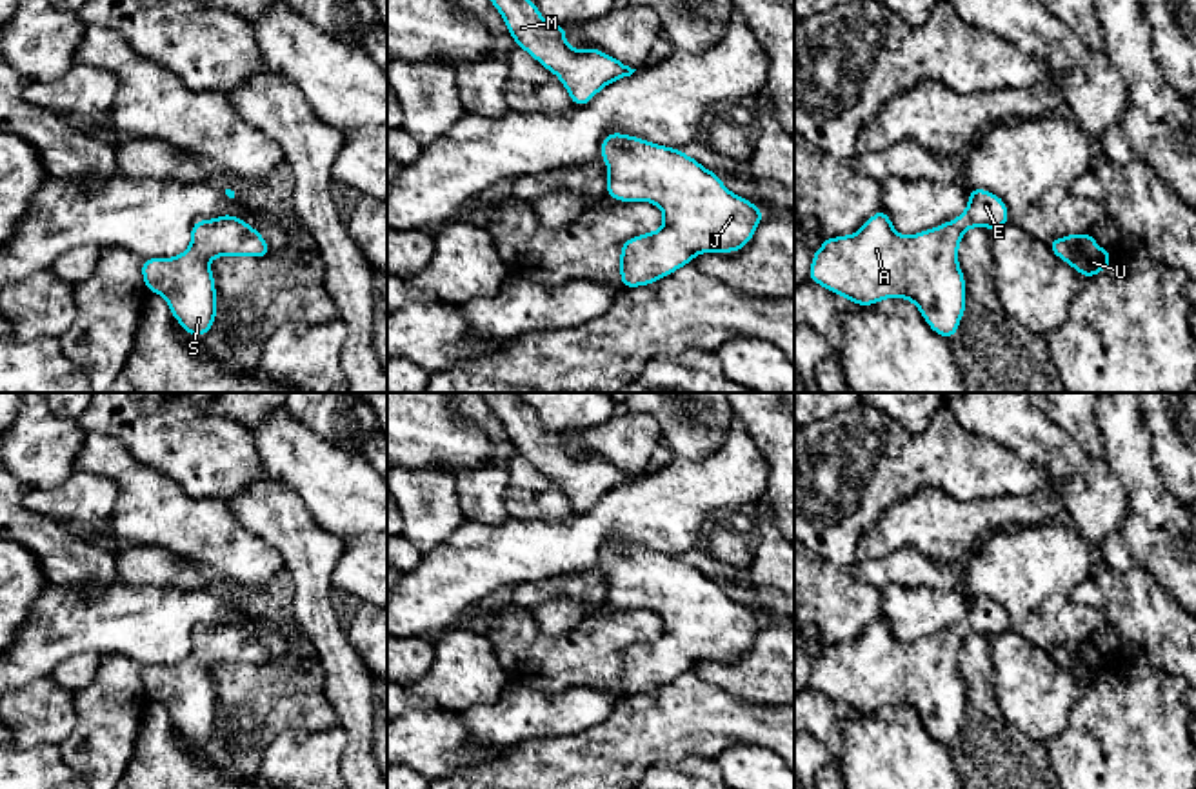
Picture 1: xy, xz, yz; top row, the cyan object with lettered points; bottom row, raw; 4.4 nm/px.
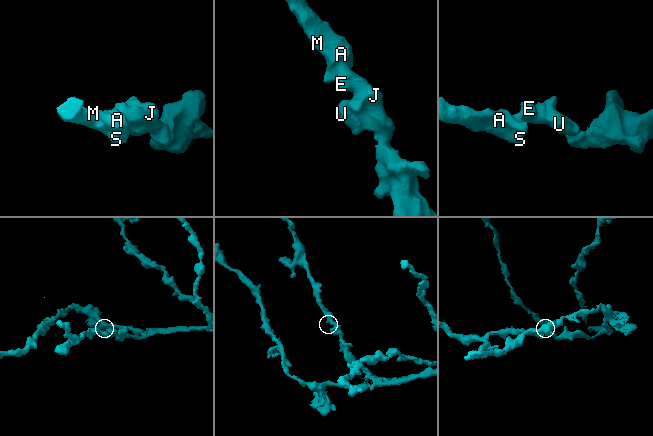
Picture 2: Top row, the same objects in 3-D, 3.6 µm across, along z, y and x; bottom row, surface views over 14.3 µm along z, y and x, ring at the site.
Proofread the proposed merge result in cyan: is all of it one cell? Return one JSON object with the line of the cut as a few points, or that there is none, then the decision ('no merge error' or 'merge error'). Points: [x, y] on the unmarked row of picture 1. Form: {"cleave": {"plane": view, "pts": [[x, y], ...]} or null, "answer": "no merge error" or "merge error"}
{"cleave": null, "answer": "no merge error"}

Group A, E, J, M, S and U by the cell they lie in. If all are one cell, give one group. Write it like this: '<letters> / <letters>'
A E J M S U

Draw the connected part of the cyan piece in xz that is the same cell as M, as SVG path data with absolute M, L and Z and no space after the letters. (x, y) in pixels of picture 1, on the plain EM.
M518 393L480 394L500 418L516 453L560 485L573 513L589 511L607 491L636 478L600 456L571 454L563 431L549 431Z

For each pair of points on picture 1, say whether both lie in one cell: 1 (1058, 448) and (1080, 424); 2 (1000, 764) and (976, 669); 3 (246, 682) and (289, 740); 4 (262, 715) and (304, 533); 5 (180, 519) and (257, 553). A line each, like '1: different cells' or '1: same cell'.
1: different cells
2: same cell
3: different cells
4: different cells
5: same cell

